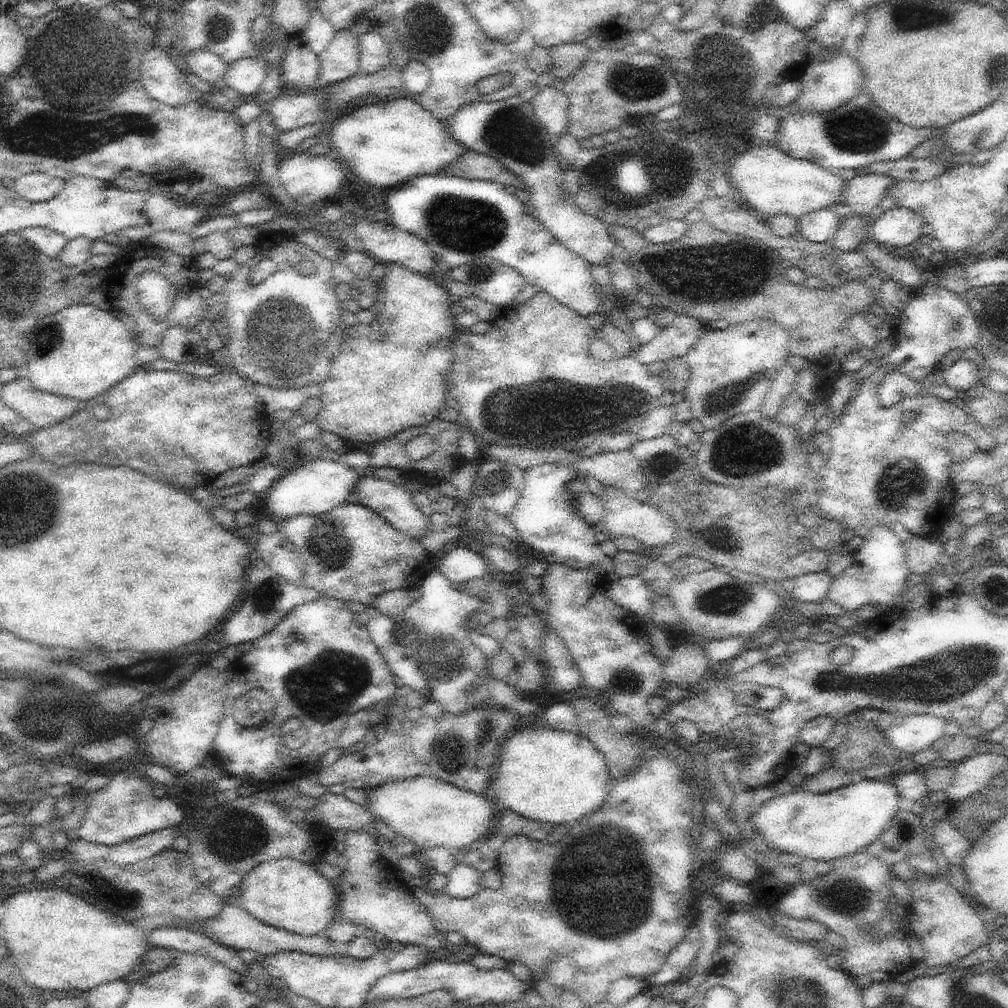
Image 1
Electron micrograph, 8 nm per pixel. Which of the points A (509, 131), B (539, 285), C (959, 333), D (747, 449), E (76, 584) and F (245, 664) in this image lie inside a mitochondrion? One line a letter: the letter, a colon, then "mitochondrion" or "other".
A: mitochondrion
B: other
C: other
D: mitochondrion
E: other
F: other

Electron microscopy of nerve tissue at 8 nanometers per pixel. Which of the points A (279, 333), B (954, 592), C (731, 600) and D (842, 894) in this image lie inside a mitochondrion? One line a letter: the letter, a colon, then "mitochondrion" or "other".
A: mitochondrion
B: other
C: mitochondrion
D: mitochondrion

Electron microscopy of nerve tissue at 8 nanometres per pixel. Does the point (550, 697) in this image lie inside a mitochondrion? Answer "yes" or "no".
no

